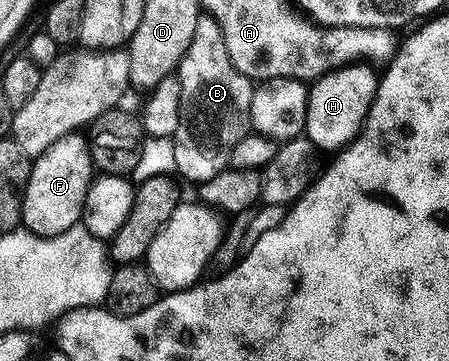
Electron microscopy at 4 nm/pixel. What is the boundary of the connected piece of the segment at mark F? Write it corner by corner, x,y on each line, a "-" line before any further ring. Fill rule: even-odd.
73,133
54,141
46,153
35,156
22,201
20,222
23,230
33,231
42,237
54,237
77,226
84,218
86,193
93,178
94,168
88,140
83,134

